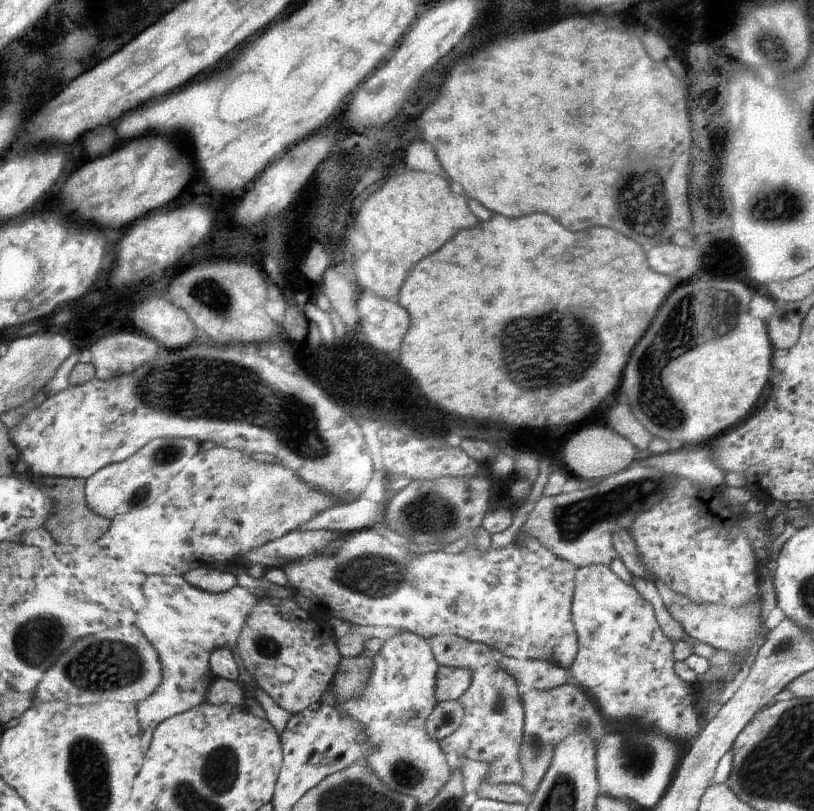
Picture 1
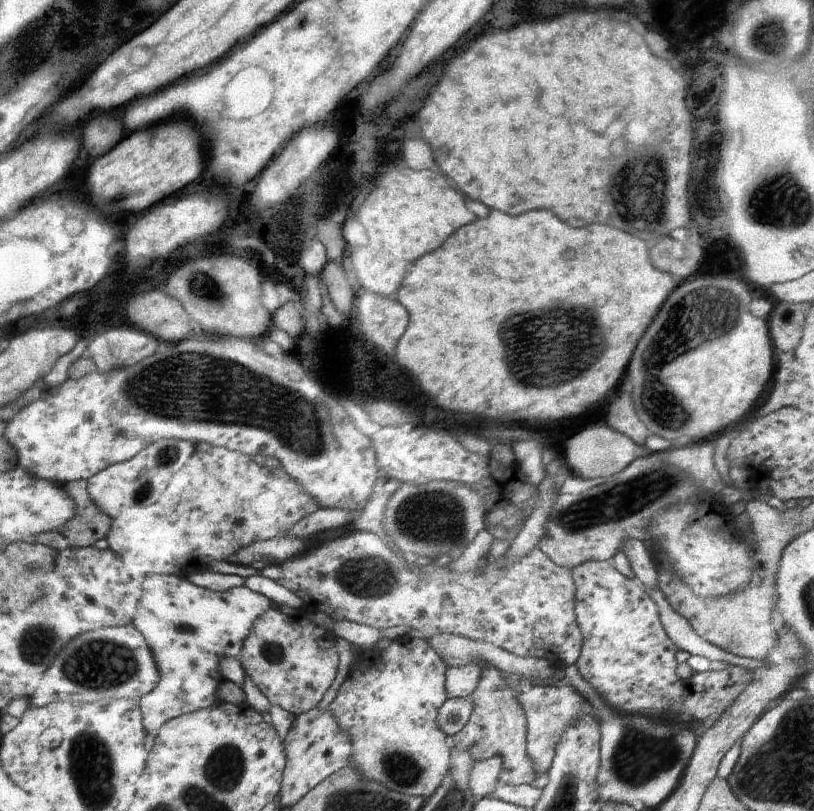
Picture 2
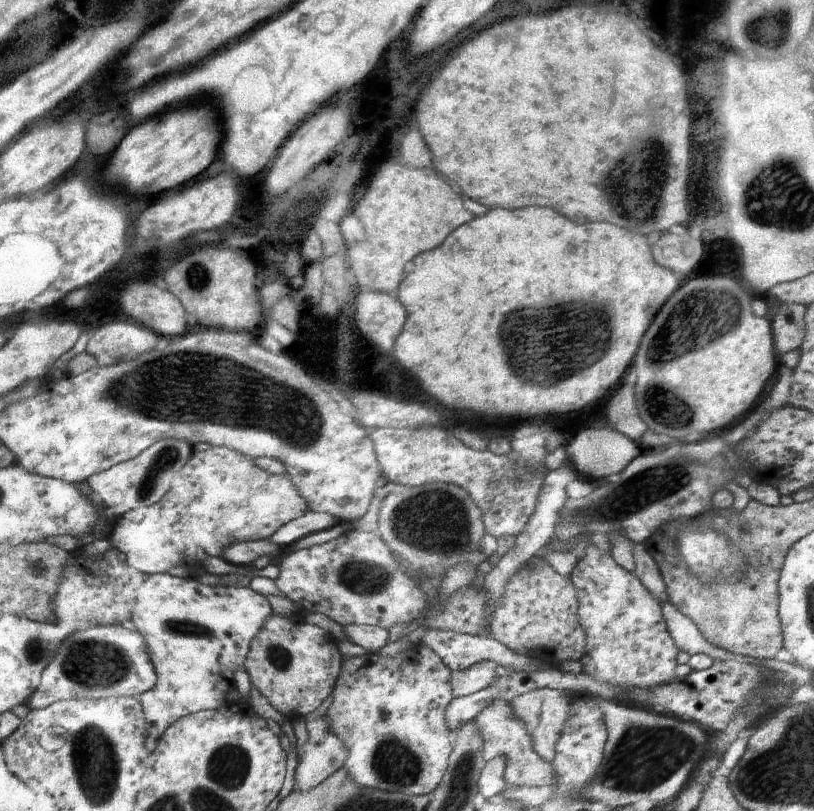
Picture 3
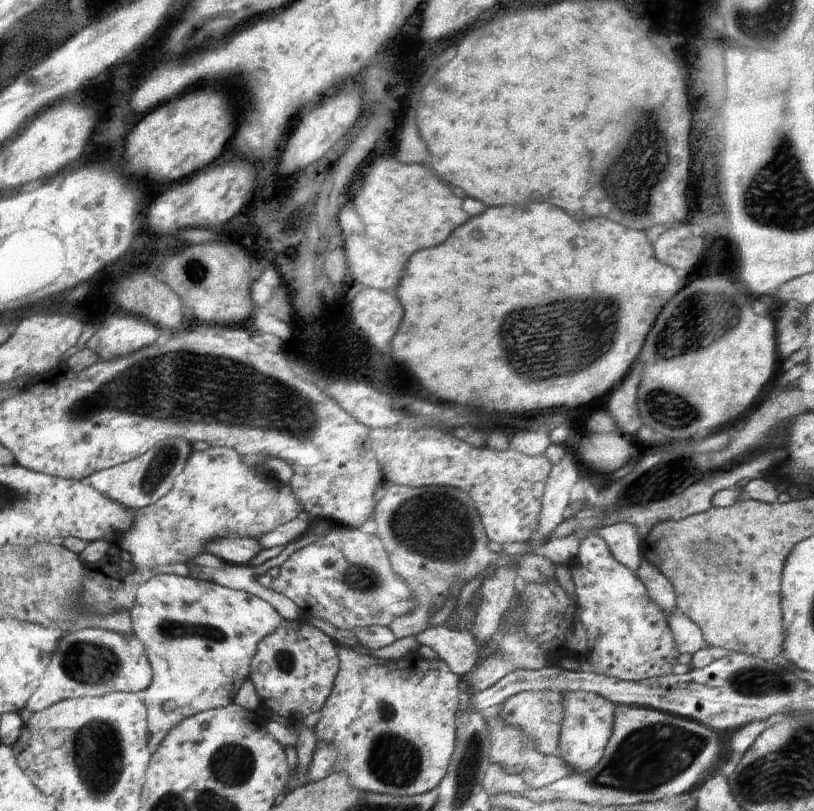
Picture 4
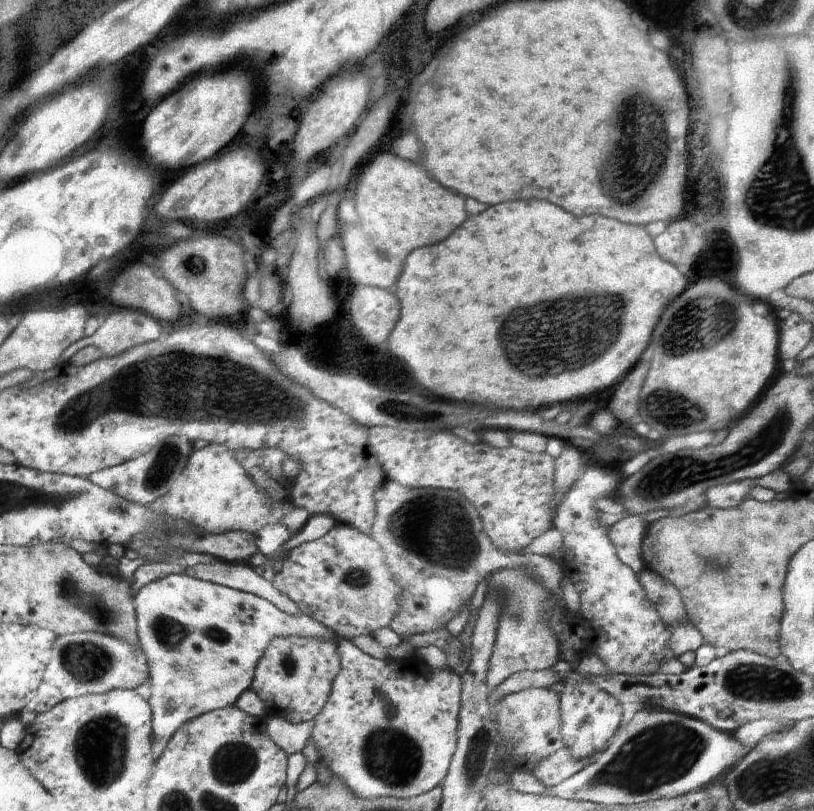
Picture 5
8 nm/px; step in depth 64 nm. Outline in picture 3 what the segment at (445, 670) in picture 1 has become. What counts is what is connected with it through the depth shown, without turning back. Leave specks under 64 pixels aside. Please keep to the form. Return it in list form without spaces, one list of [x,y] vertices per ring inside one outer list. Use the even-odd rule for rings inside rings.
[[[480,661],[464,670],[455,670],[452,680],[454,696],[463,697],[486,689],[502,673],[503,669],[490,661]]]

